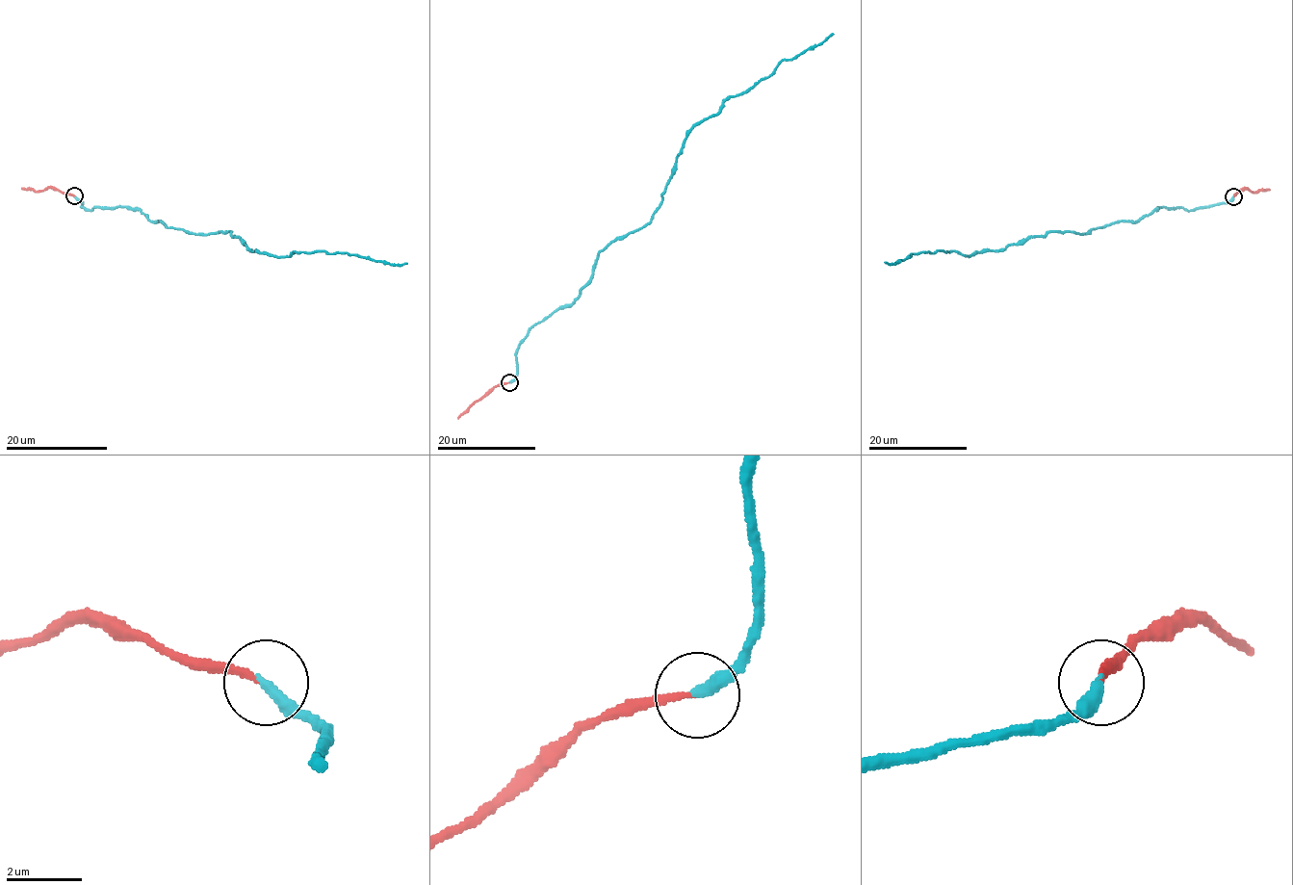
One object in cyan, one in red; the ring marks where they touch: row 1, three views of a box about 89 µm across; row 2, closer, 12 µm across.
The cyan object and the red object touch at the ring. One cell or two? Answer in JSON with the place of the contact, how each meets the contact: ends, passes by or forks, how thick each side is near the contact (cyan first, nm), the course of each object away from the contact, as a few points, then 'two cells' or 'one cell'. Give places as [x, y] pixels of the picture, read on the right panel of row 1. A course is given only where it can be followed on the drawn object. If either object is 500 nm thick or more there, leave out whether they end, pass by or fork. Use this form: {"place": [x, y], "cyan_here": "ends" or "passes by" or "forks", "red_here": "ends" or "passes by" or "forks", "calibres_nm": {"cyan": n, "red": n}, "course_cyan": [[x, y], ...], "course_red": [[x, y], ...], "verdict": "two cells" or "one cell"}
{"place": [1233, 196], "cyan_here": "ends", "red_here": "ends", "calibres_nm": {"cyan": 360, "red": 130}, "course_cyan": [[1233, 196], [1189, 210], [1155, 208], [1136, 221], [1084, 234], [1048, 231], [967, 256], [940, 250], [885, 262]], "course_red": [[1233, 196], [1243, 188], [1254, 192], [1269, 188]], "verdict": "one cell"}

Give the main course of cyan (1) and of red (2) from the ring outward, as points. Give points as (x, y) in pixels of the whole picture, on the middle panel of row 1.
1: (509, 382), (528, 331), (569, 304), (602, 250), (651, 220), (685, 136), (782, 62), (834, 34)
2: (509, 382), (486, 392), (458, 418)

